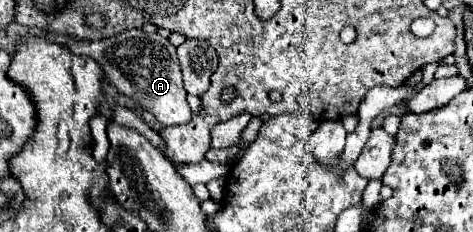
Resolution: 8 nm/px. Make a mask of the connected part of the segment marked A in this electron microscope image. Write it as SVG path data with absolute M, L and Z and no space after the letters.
M134 28L106 40L66 42L64 46L78 56L94 58L102 68L104 80L124 96L132 98L142 110L148 110L162 126L180 126L192 120L192 112L186 102L186 90L182 84L180 62L176 58L176 48L168 42L168 38L156 32L148 34L140 28Z

